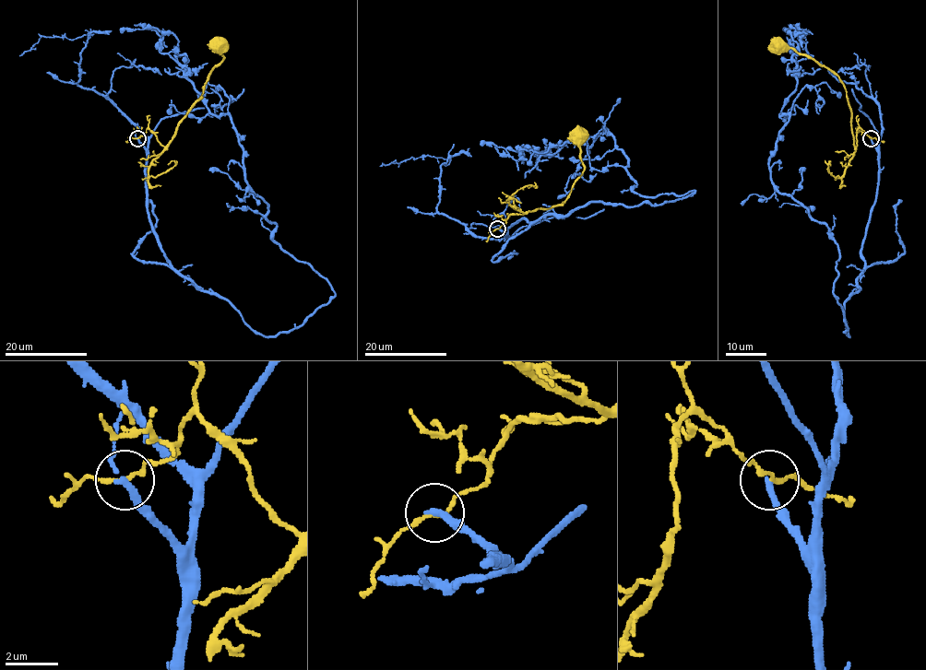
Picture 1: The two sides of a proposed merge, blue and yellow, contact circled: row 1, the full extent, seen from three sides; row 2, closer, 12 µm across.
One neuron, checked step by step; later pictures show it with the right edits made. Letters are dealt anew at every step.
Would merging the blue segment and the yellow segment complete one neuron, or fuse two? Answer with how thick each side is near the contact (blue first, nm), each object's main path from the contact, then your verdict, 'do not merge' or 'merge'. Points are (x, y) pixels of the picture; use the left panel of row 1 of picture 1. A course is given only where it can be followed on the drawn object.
calibres 260 and 130 nm; course blue (137, 138), (173, 267), (267, 336), (334, 295), (273, 239), (231, 117), (212, 114), (156, 28), (120, 32); course yellow (137, 138), (148, 128), (167, 145), (223, 58), (219, 45); do not merge

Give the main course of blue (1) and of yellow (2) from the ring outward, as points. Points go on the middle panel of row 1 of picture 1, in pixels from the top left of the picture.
1: (497, 228), (694, 191), (637, 194), (603, 126), (552, 154), (480, 144)
2: (497, 228), (505, 223), (509, 216), (549, 208), (566, 199), (584, 170), (579, 137)

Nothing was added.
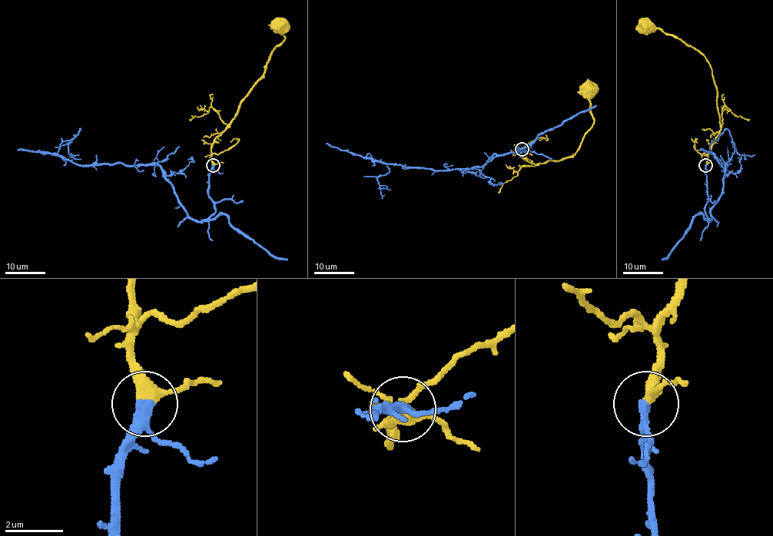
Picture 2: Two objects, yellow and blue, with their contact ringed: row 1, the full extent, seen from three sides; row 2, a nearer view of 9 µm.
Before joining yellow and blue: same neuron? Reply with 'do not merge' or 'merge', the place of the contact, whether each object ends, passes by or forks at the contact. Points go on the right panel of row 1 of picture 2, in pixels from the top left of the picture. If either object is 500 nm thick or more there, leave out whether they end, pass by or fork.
merge | (705, 165) | yellow passes by | blue passes by

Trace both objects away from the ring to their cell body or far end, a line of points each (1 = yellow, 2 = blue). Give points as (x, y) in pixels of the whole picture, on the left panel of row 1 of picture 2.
1: (213, 164), (211, 144), (234, 117), (240, 100), (263, 74), (273, 51), (284, 38), (280, 25)
2: (213, 166), (214, 212), (194, 220), (157, 164), (64, 160), (59, 144), (81, 130), (68, 150), (81, 160)

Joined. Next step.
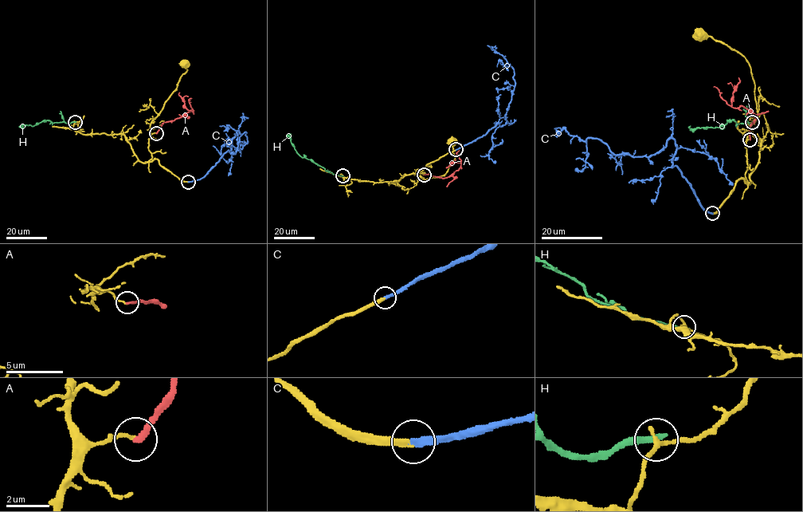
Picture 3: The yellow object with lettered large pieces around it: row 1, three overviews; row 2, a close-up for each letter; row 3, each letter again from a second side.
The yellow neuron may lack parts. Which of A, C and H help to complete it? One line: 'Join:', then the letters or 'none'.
Join: C

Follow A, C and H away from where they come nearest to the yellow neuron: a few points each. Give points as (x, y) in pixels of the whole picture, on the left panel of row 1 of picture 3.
A: (156, 133), (164, 122), (193, 112), (186, 107), (179, 92)
C: (189, 182), (202, 178), (238, 132), (240, 144), (248, 142), (245, 131), (227, 126)
H: (75, 122), (45, 120), (33, 126), (21, 126), (21, 124)

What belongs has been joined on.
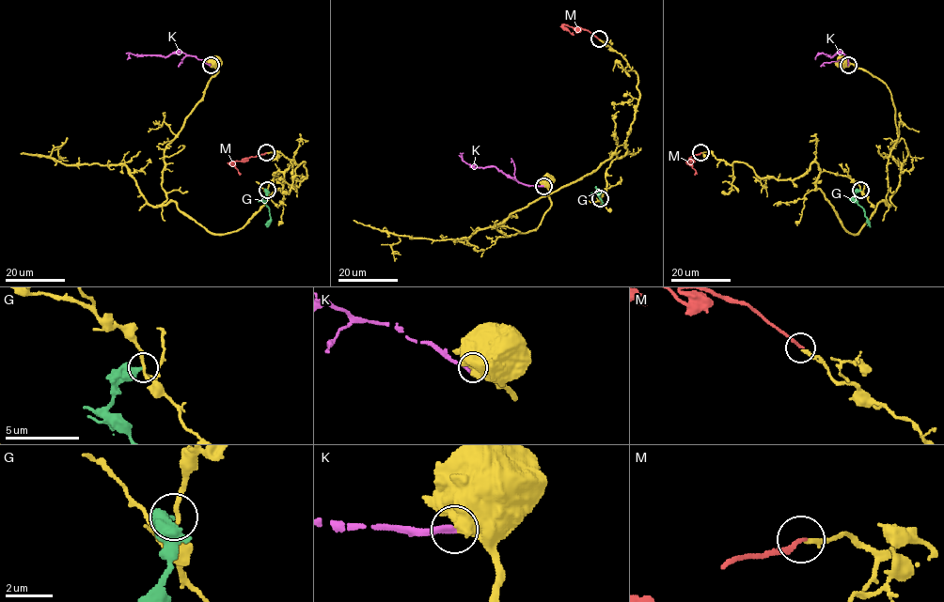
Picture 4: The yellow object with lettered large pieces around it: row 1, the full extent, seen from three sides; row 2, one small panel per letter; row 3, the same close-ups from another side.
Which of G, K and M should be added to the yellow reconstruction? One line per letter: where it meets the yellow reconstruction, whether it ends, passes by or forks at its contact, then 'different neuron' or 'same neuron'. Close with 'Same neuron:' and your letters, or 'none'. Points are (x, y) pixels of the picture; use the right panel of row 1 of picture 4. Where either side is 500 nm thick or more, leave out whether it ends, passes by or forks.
G: contact (860, 190); it ends; different neuron
K: contact (848, 65); different neuron
M: contact (700, 152); it ends; same neuron
Same neuron: M

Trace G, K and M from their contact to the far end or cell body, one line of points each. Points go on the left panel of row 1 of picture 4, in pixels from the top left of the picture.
G: (267, 190), (265, 205), (269, 208), (270, 223), (266, 226)
K: (210, 65), (181, 52), (164, 56), (131, 53), (127, 59)
M: (265, 153), (230, 163), (240, 175)

